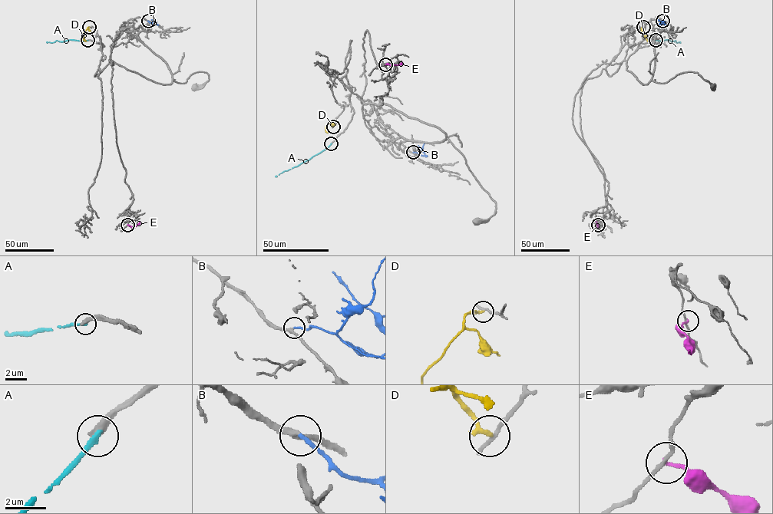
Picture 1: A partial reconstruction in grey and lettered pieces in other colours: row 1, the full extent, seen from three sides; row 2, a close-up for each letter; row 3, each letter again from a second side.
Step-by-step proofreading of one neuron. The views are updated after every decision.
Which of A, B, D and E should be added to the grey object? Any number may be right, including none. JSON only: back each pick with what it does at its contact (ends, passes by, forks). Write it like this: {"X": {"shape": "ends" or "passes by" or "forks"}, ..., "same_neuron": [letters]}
{"B": {"shape": "ends"}, "same_neuron": ["B"]}

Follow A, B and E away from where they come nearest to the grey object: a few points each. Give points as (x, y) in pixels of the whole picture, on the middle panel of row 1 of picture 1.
A: (331, 143), (308, 159), (275, 176)
B: (413, 152), (424, 155), (417, 145)
E: (385, 64), (399, 64), (401, 62)

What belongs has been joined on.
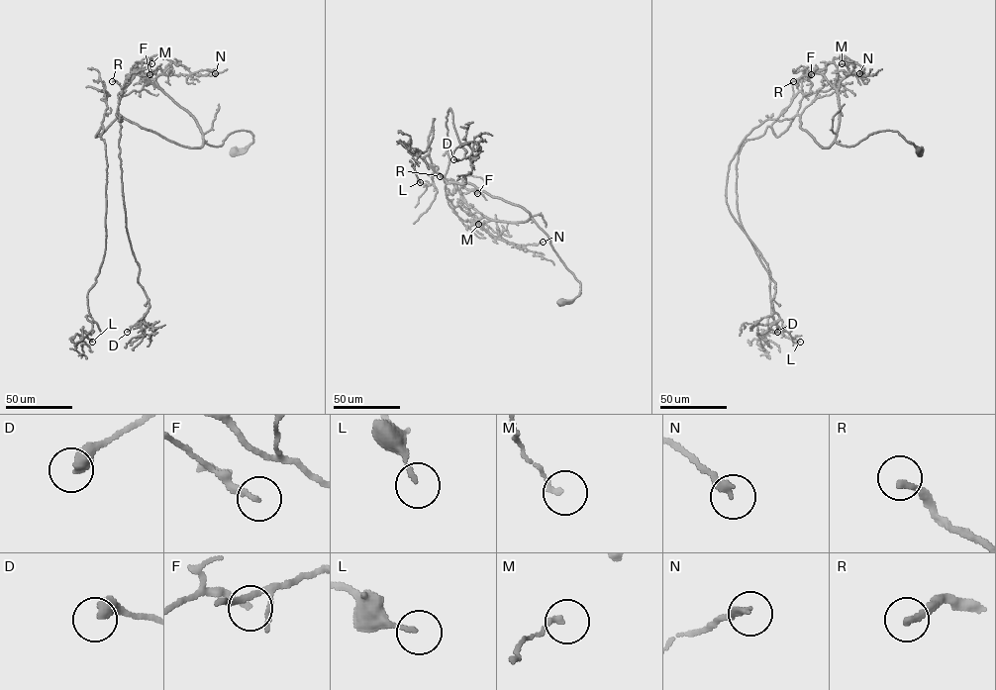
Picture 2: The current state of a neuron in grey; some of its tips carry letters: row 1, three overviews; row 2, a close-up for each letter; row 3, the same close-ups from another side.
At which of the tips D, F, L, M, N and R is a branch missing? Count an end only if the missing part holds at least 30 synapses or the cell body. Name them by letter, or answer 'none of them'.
none of them

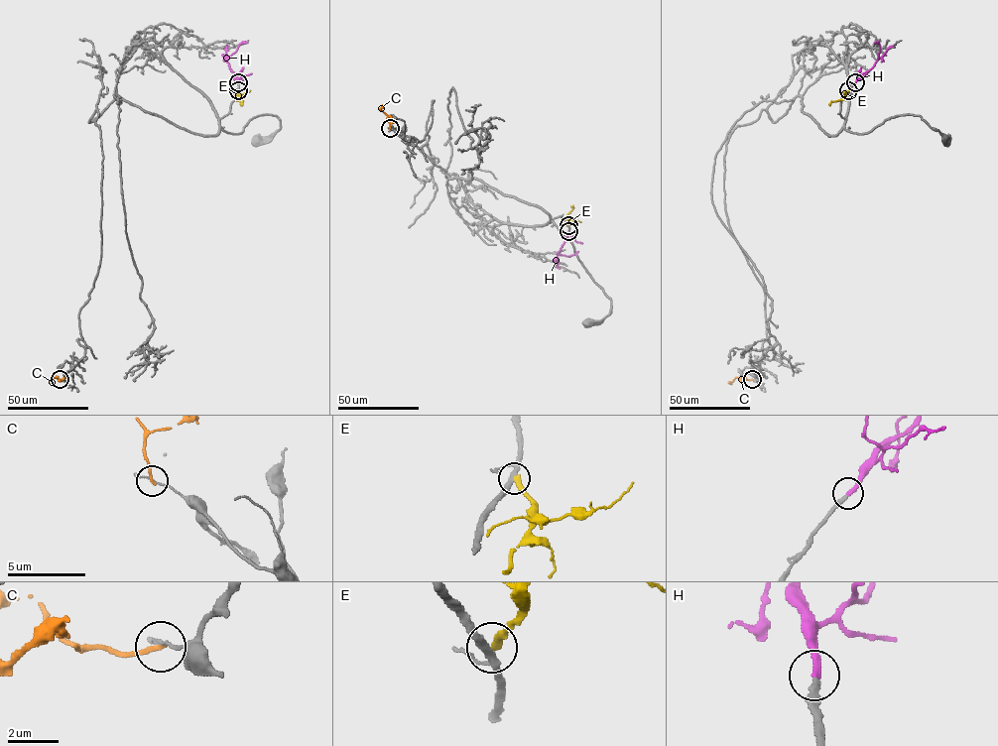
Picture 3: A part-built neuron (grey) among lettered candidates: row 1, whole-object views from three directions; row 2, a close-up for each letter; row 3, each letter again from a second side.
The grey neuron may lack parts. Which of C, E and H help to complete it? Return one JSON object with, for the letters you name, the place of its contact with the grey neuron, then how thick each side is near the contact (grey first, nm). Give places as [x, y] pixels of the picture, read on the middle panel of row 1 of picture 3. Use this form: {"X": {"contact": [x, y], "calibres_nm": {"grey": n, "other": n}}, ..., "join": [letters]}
{"H": {"contact": [568, 231], "calibres_nm": {"grey": 280, "other": 300}}, "join": ["H"]}

